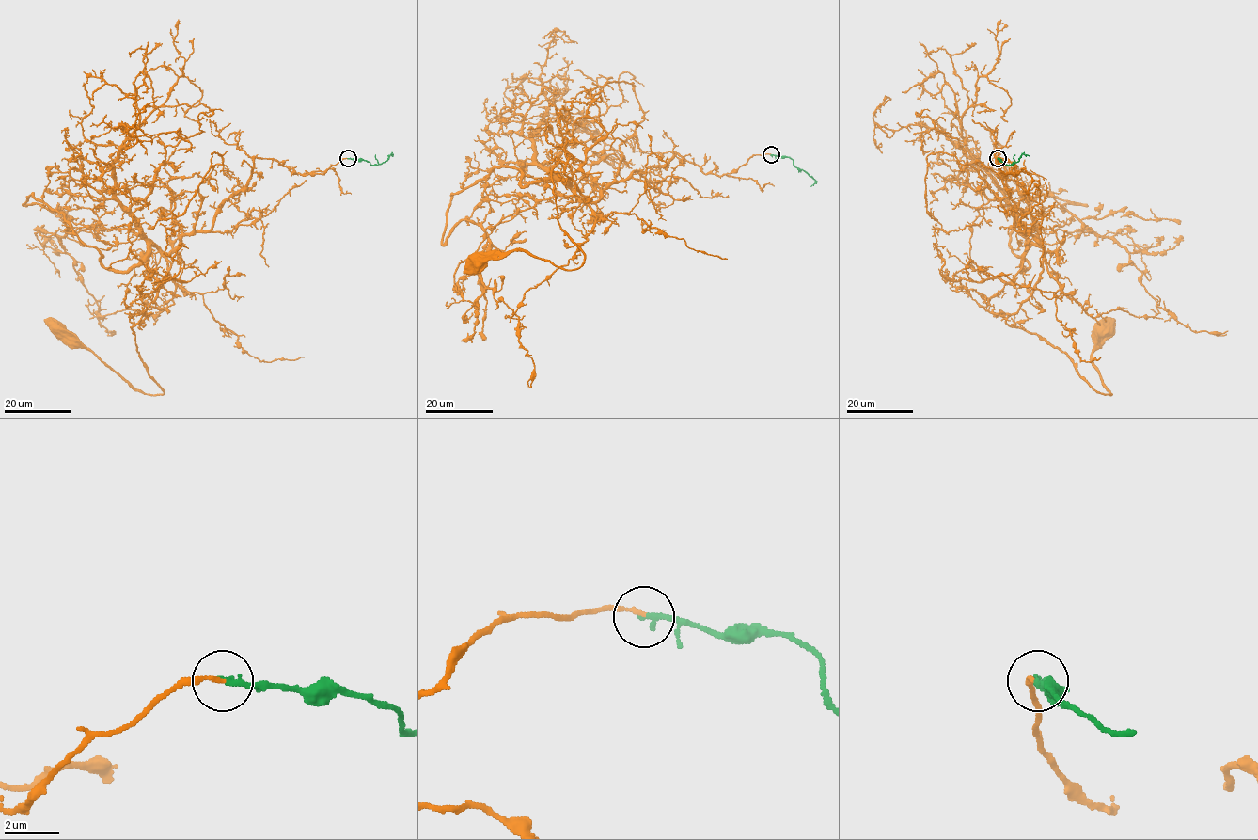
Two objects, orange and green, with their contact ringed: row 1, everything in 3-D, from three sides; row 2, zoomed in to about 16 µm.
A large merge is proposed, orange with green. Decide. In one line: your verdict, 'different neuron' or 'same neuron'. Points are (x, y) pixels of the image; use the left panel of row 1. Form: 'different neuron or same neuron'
same neuron

